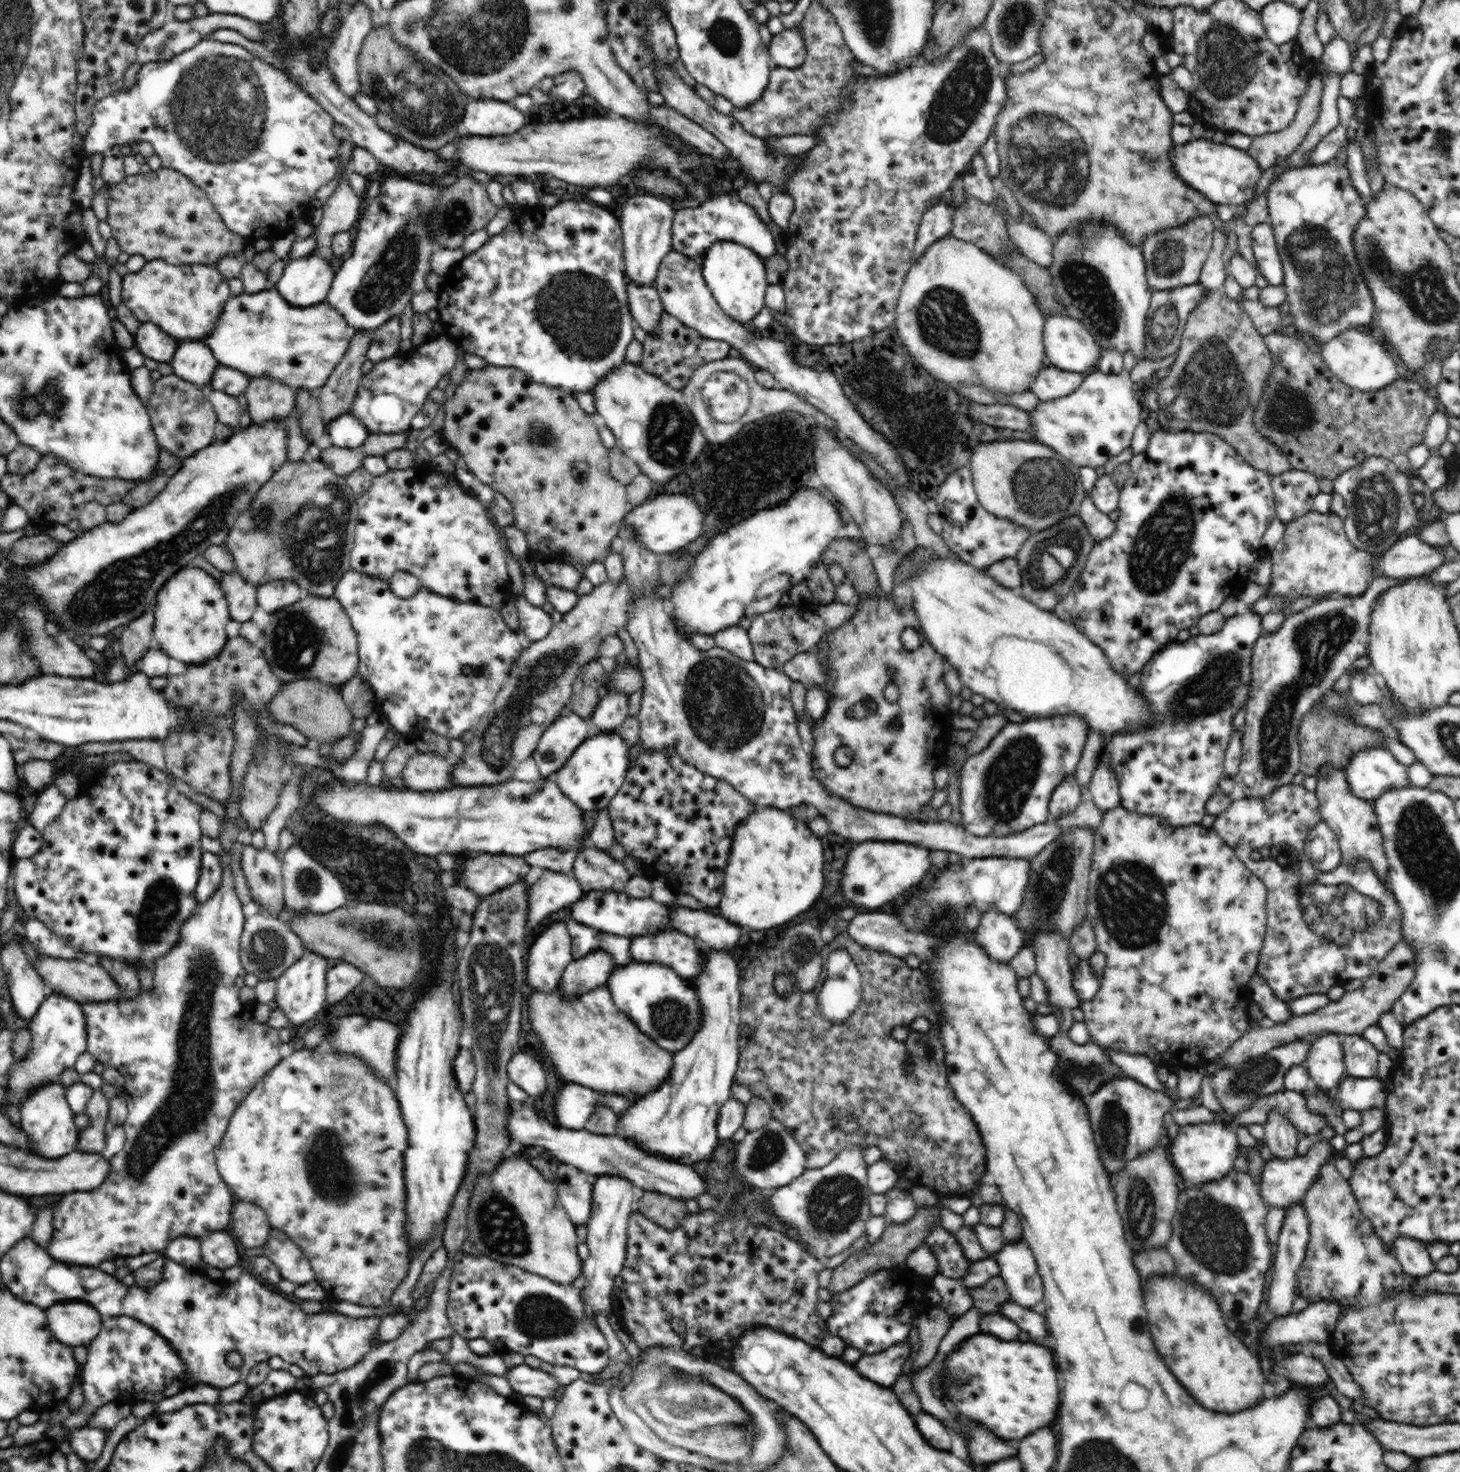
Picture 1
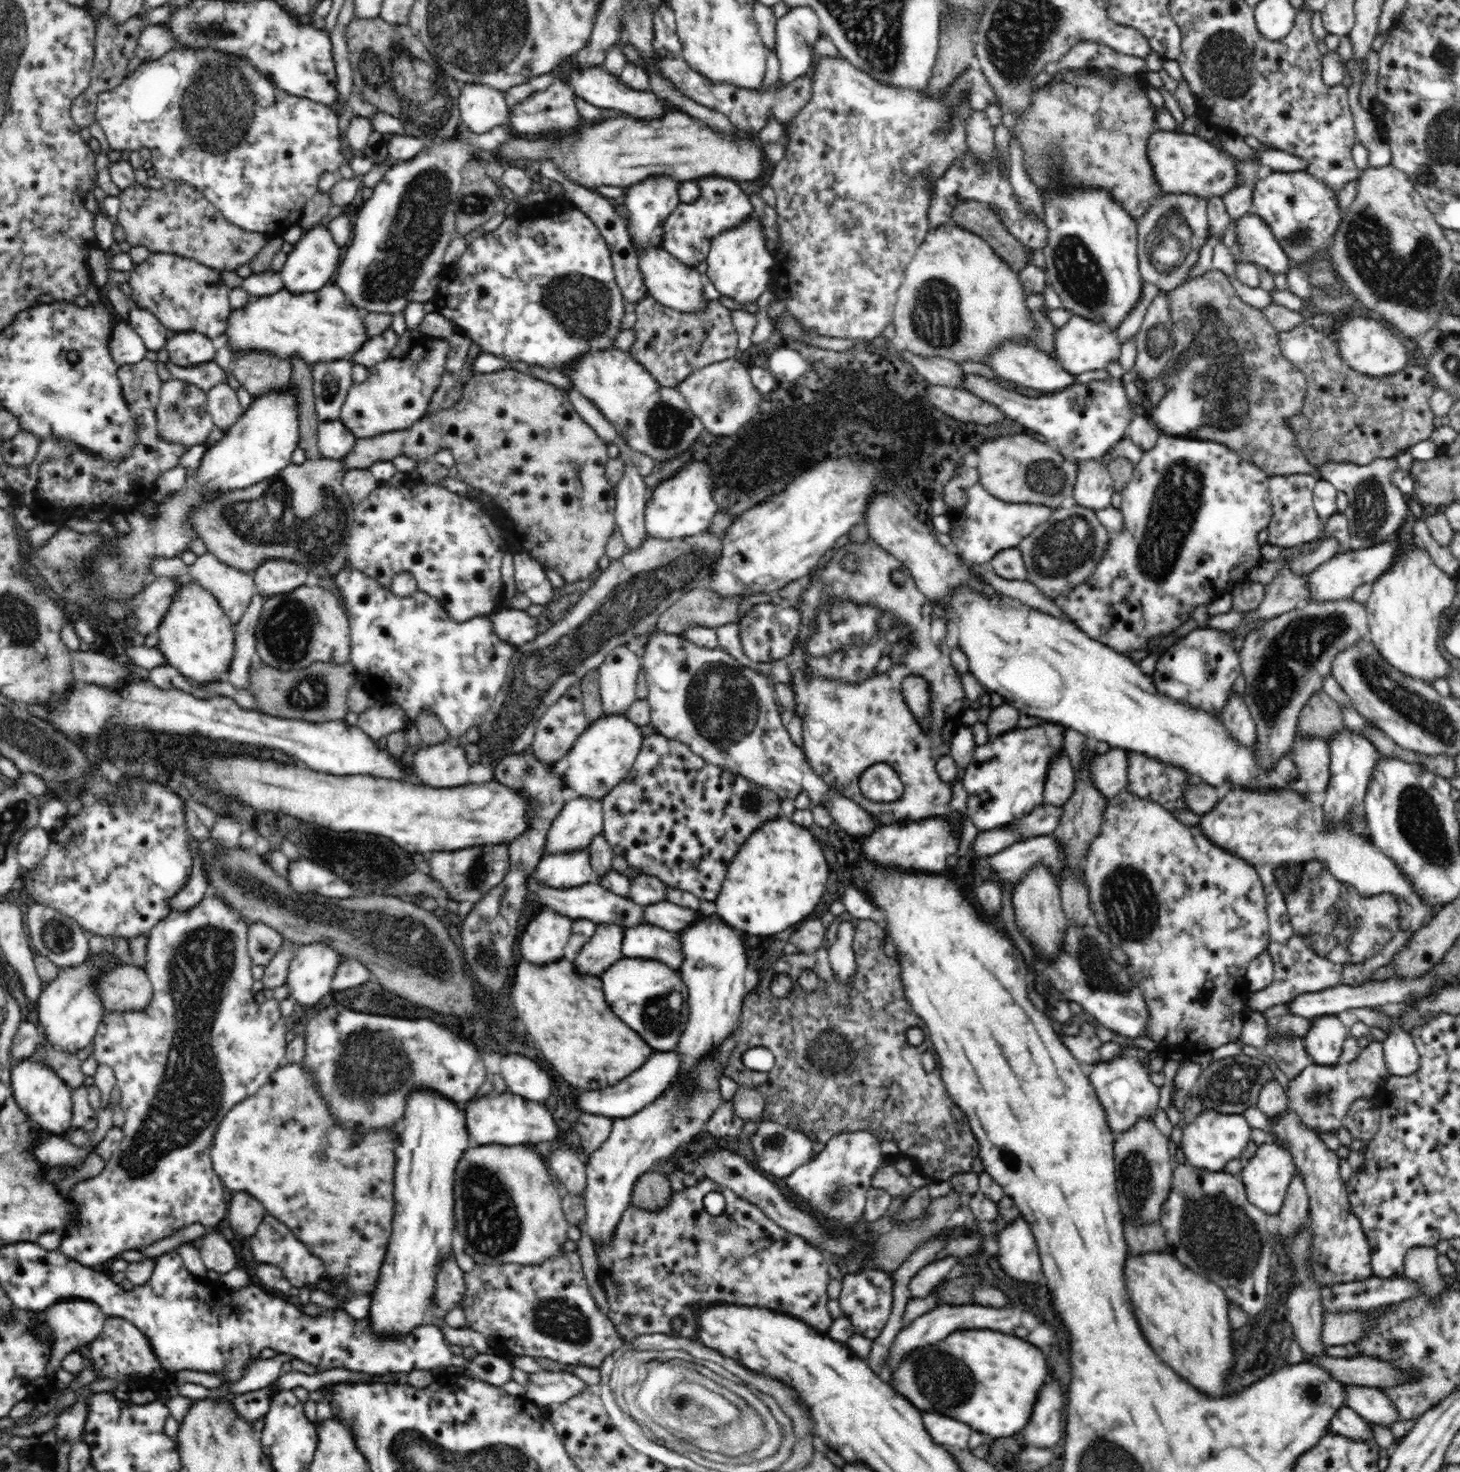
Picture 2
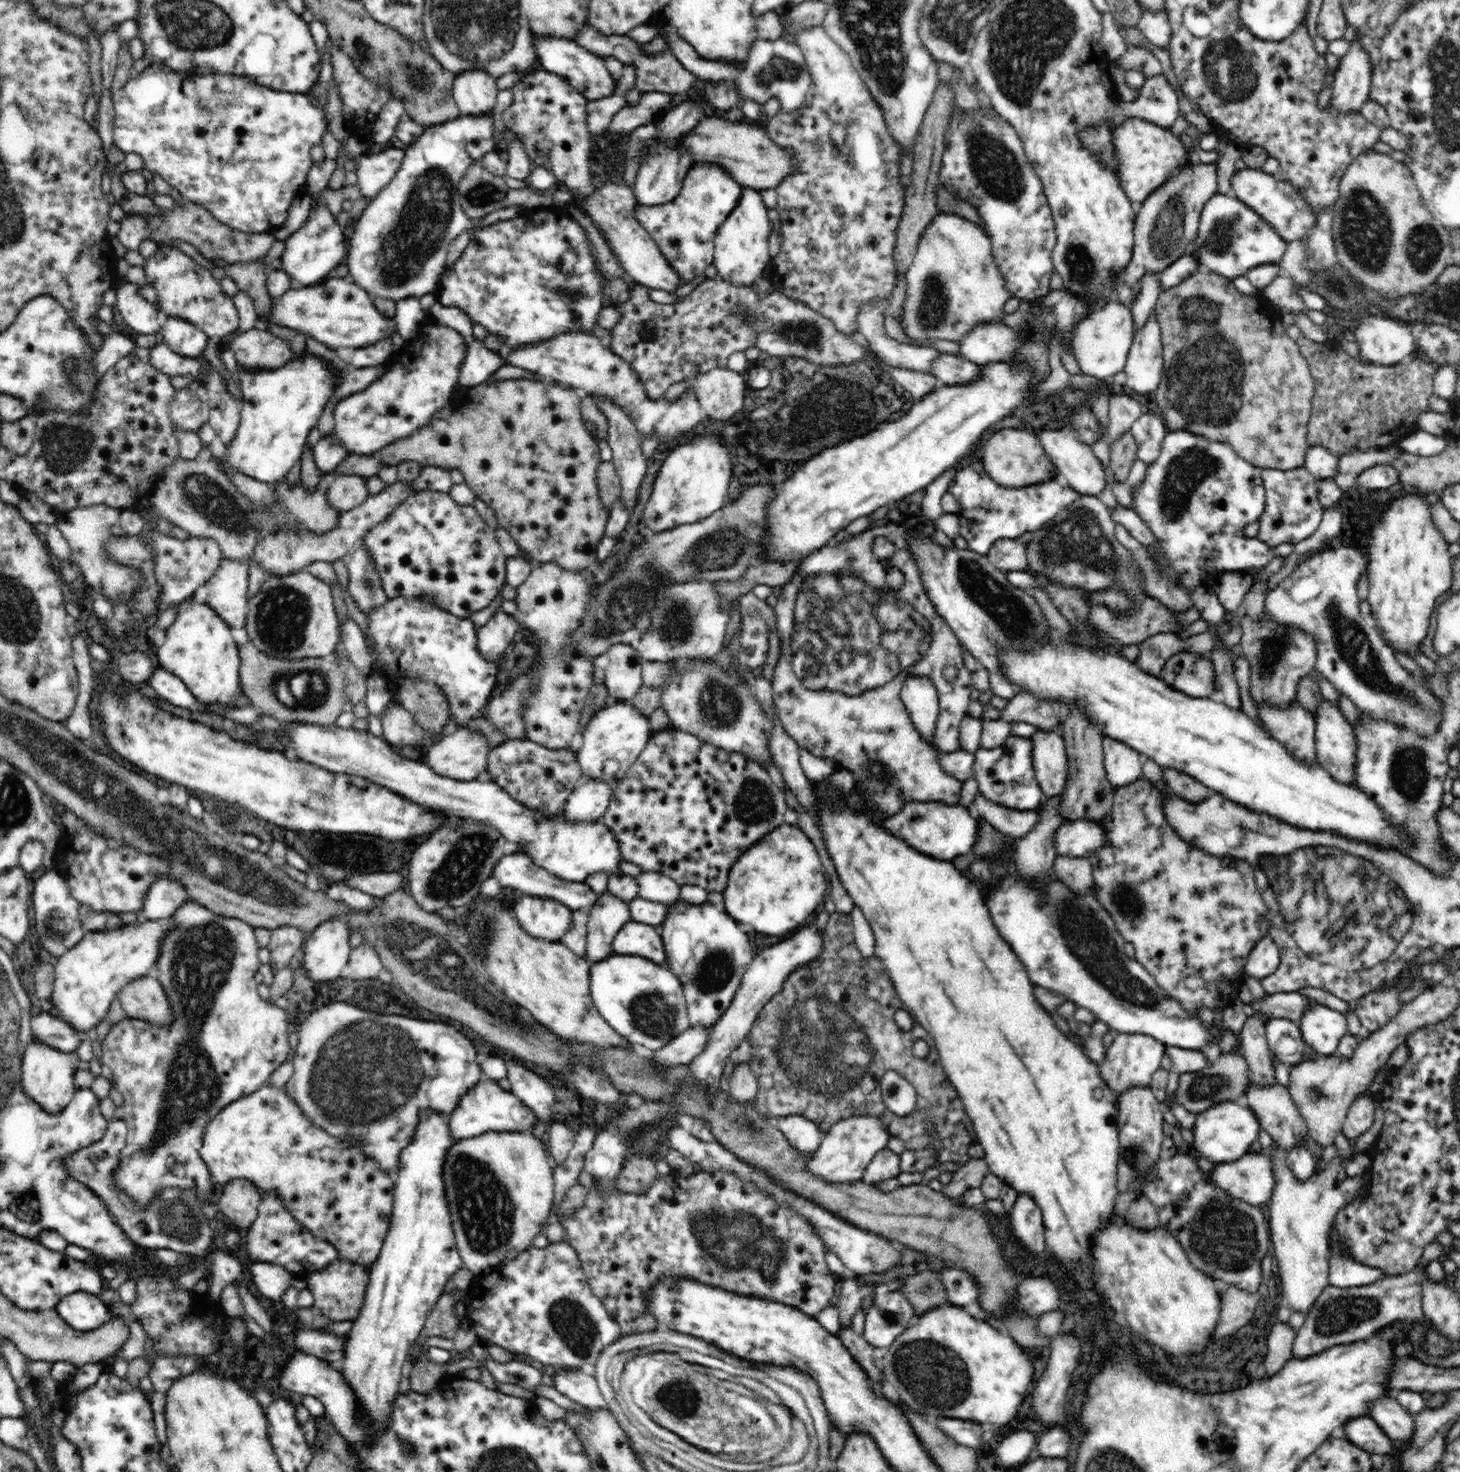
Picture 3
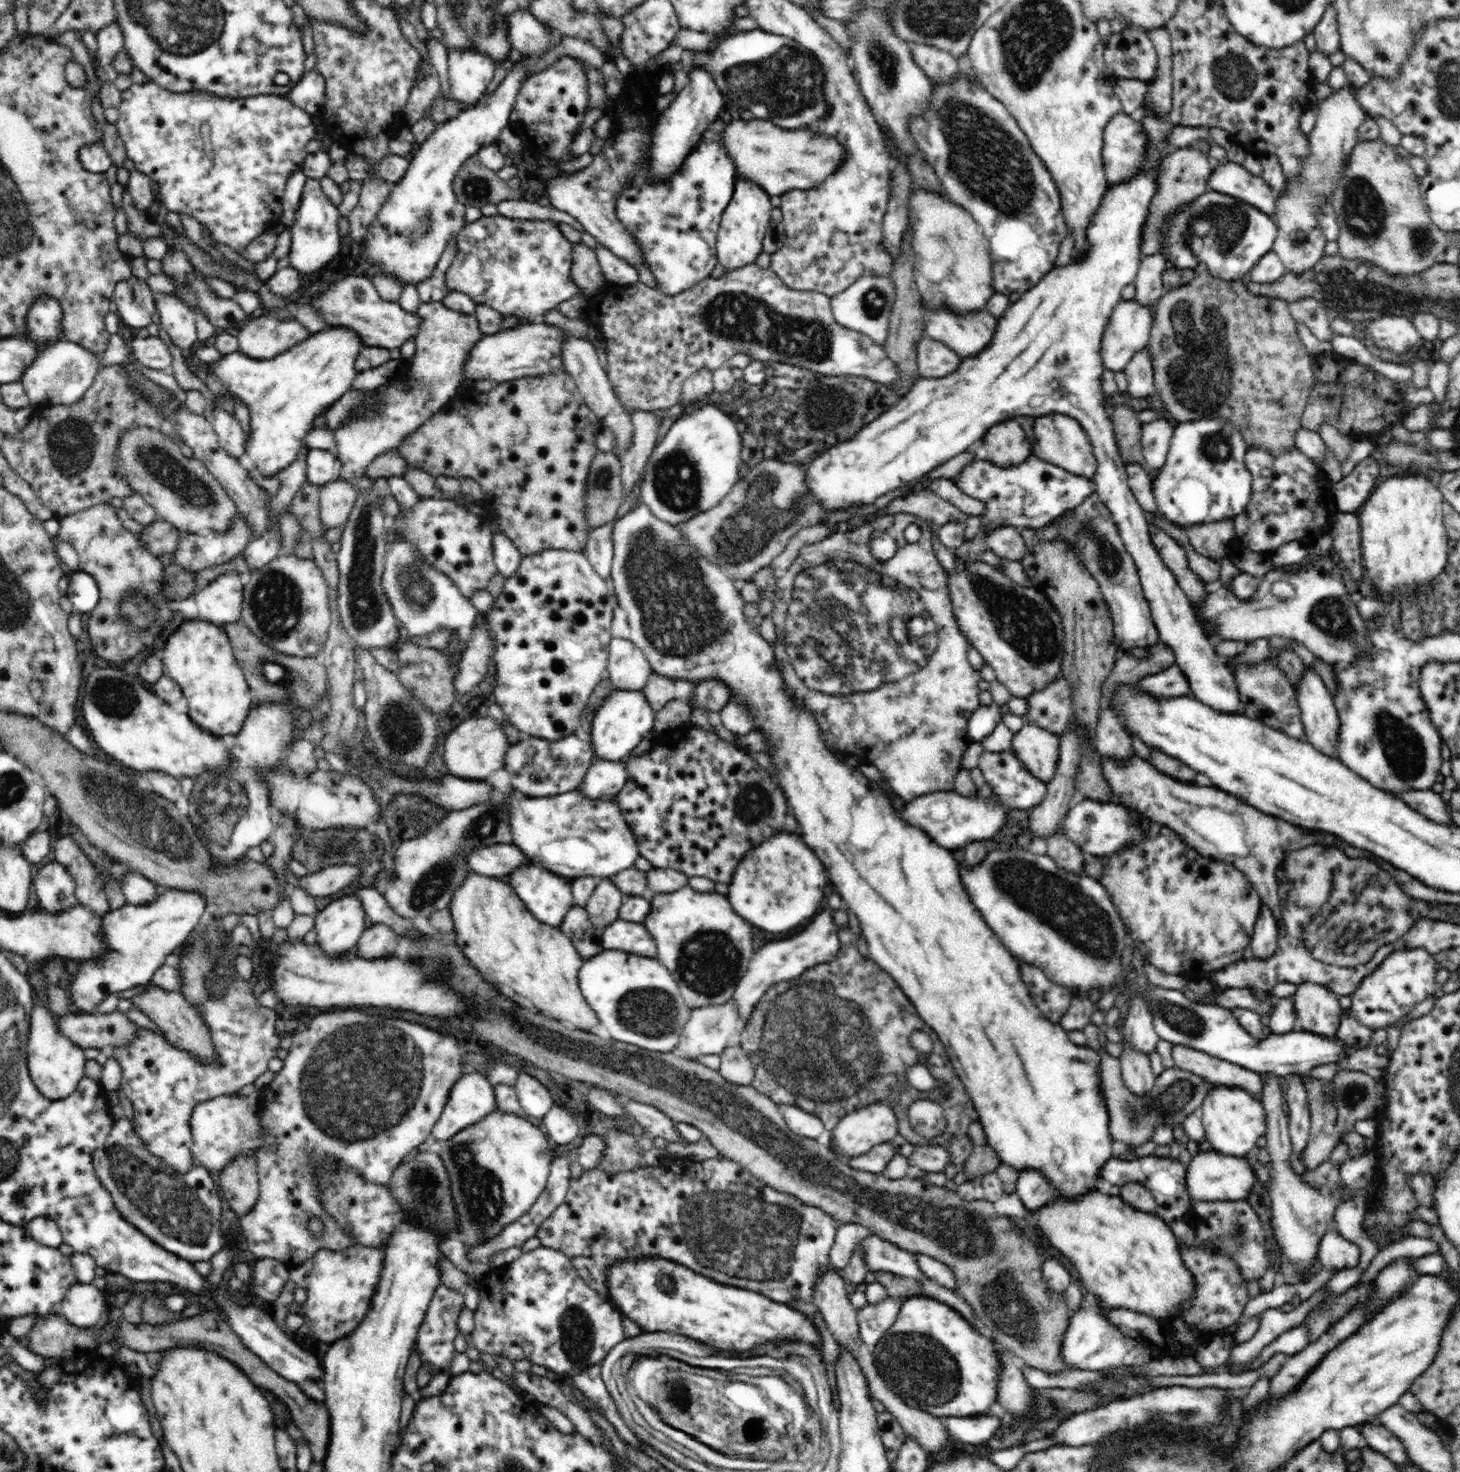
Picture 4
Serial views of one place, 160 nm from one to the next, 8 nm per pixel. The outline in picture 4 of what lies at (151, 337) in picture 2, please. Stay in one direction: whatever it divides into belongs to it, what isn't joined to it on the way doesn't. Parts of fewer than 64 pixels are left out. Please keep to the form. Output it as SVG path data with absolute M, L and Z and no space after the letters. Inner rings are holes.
M132 275L116 284L111 300L116 302L116 313L127 326L140 329L152 324L155 296L144 279Z

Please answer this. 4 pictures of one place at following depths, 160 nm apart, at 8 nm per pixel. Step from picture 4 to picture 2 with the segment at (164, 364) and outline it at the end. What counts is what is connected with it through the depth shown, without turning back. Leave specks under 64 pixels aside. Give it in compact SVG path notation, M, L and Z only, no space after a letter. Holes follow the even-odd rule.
M169 361L168 364L165 363L165 366L169 369L171 378L195 384L203 391L214 388L216 384L227 382L226 372L216 361L204 362L204 364L198 364L198 366L184 366L184 368Z

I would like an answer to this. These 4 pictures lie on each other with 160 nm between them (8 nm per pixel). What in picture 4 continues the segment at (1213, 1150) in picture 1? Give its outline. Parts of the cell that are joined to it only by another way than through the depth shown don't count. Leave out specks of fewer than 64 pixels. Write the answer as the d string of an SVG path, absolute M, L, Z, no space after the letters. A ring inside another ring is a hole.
M1214 1085L1206 1094L1202 1107L1201 1122L1205 1136L1214 1151L1235 1157L1244 1157L1256 1149L1256 1142L1265 1135L1266 1119L1263 1103L1247 1090L1237 1086Z

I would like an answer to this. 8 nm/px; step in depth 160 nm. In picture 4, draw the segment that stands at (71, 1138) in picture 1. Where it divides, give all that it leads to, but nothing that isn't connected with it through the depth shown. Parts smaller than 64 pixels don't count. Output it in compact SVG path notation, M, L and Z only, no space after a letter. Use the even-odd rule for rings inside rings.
M34 1006L33 1008L34 1012L31 1012L30 1030L27 1038L27 1069L37 1089L46 1098L62 1100L62 1098L70 1096L78 1088L78 1083L85 1076L87 1060L84 1057L84 1049L76 1046L72 1040L60 1032L57 1027L56 1015L47 1006Z

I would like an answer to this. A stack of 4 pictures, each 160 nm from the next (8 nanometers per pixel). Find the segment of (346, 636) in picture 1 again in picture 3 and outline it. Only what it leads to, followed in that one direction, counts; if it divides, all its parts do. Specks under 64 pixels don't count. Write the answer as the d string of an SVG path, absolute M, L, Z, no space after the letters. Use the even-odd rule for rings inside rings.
M306 570L286 577L268 578L258 594L248 598L245 627L254 646L278 660L331 658L341 642L341 626L331 586Z

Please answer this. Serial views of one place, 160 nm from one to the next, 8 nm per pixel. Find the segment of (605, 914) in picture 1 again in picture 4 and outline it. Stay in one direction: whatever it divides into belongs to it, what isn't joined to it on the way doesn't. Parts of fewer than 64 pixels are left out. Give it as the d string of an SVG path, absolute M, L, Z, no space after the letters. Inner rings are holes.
M490 844L472 848L468 852L466 863L473 872L488 878L502 878L528 864L529 858L514 844Z

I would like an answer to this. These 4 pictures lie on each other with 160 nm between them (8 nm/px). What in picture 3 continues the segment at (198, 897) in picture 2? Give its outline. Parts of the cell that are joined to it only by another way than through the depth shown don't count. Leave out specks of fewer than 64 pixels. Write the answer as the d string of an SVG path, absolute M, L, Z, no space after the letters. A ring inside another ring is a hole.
M163 877L156 880L144 894L144 906L138 915L156 921L170 919L175 910L189 901L188 891L180 881Z

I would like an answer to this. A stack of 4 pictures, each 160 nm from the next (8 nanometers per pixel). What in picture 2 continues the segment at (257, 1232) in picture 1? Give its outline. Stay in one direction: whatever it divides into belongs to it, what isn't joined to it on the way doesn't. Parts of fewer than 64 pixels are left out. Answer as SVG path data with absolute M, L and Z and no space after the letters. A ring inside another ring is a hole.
M232 1191L229 1193L228 1202L230 1226L243 1236L254 1236L266 1215L264 1206L248 1192Z

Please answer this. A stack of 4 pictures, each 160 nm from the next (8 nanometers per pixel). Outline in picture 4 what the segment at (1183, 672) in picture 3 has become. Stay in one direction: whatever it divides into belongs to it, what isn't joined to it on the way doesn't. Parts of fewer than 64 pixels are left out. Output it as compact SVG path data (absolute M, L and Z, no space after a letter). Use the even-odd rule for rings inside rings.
M1175 662L1170 665L1170 668L1158 674L1150 674L1137 684L1142 693L1148 693L1156 699L1167 699L1190 693L1190 683Z

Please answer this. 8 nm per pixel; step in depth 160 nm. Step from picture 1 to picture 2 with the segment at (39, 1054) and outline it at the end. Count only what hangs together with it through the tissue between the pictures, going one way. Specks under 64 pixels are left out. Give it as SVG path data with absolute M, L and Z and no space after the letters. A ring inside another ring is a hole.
M89 954L89 958L79 966L60 968L58 977L43 989L36 1008L38 1022L43 1028L47 1042L58 1051L68 1051L74 1055L85 1049L95 1037L98 1025L105 1015L104 1006L98 995L98 978L107 970L119 967L110 961L108 955Z

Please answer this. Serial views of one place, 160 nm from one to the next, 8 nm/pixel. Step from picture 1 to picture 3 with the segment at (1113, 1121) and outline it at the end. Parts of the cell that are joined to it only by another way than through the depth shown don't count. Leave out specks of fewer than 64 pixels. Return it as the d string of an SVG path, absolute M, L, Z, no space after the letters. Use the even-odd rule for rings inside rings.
M1114 1034L1113 1042L1105 1051L1105 1059L1099 1063L1102 1080L1116 1096L1132 1086L1150 1086L1152 1074L1160 1069L1165 1045L1147 1034Z

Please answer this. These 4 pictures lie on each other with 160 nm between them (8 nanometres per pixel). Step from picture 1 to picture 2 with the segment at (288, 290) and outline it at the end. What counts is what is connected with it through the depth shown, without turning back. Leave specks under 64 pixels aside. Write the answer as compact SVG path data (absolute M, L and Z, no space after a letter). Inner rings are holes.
M319 223L304 231L301 240L294 244L293 250L287 254L287 259L279 272L284 289L289 290L292 294L304 294L304 292L316 292L322 286L333 282L343 252L344 248L336 245L328 226L323 227Z

